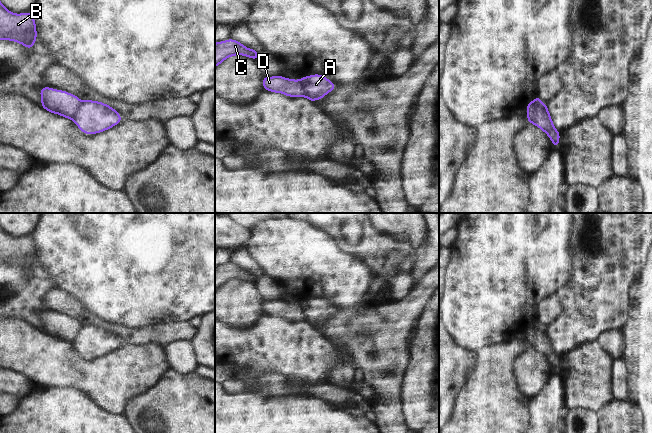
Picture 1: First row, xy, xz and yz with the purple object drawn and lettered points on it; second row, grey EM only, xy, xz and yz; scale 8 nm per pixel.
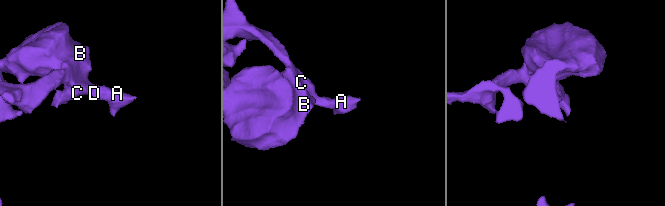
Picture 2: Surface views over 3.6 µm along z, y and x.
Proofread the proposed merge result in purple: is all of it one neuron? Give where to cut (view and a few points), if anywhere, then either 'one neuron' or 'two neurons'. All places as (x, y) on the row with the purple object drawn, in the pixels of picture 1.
cut in xy along (82, 101), (72, 119); two neurons

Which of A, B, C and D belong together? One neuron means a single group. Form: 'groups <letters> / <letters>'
groups A / B C D

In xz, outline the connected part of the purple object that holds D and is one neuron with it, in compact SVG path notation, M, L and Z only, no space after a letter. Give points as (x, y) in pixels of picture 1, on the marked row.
M280 75L263 76L262 85L265 91L282 93L288 97L304 97L304 86L301 79L294 80Z

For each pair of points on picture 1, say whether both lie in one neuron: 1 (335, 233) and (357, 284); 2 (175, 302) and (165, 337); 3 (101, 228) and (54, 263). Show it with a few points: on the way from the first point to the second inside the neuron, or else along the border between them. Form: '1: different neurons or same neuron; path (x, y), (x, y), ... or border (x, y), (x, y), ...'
1: different neurons; border (328, 234), (340, 249), (353, 253), (364, 262)
2: different neurons; border (188, 321), (165, 321), (147, 327)
3: same neuron; path (89, 240), (71, 246), (66, 251)

